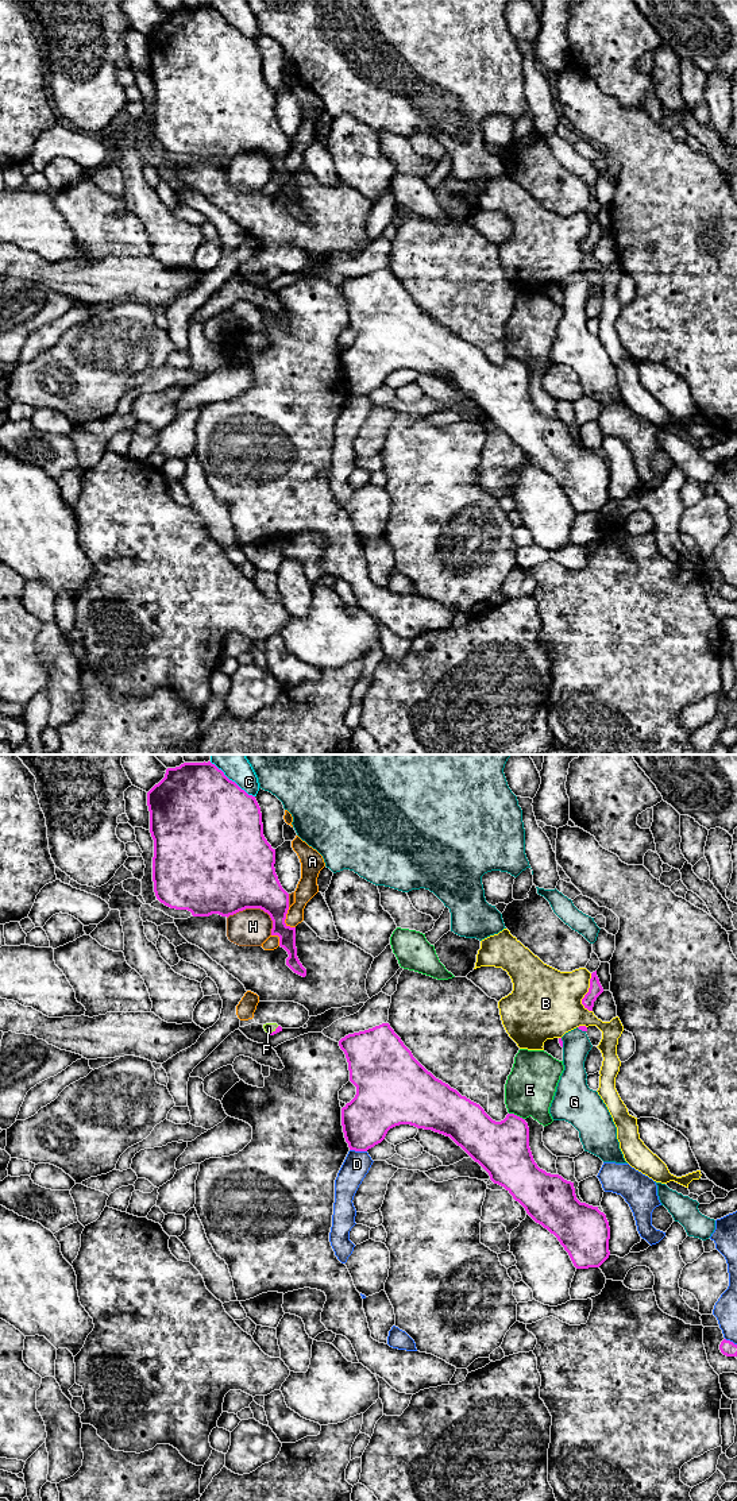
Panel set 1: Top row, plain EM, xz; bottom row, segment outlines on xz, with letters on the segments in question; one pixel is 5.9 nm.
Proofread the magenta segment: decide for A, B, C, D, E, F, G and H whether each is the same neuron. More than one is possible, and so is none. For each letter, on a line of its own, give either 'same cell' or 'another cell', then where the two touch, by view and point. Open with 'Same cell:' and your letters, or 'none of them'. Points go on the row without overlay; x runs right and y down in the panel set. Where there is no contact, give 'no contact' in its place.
Same cell: F
A: another cell; contact xz (285, 162)
B: another cell; contact xz (587, 236)
C: another cell; contact xz (231, 24)
D: another cell; contact xz (358, 394)
E: another cell; contact xz (517, 361)
F: same cell; contact xz (273, 276)
G: another cell; contact xz (562, 286)
H: another cell; contact xz (258, 151)

